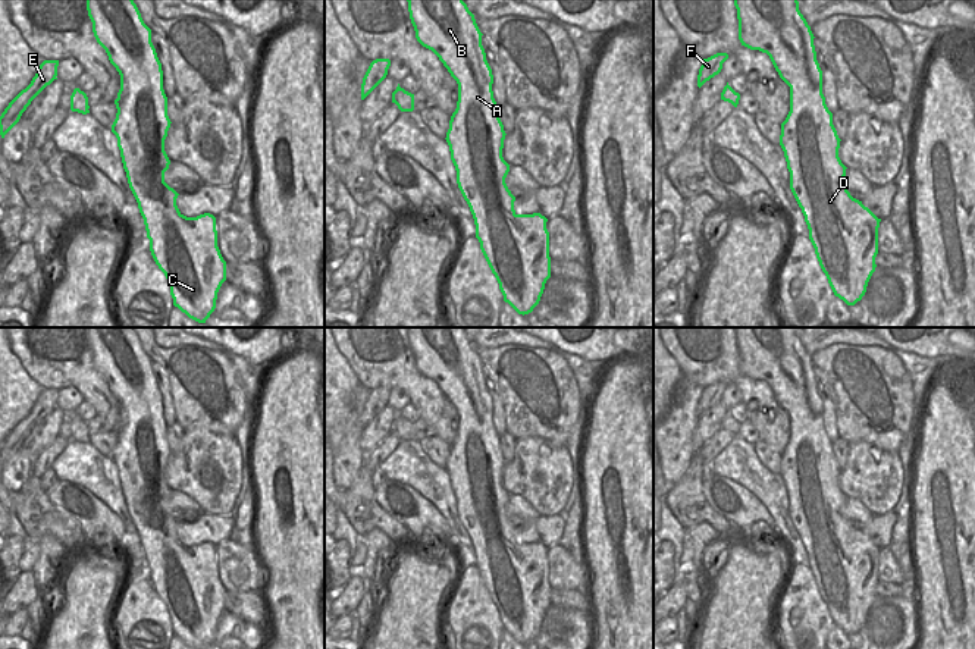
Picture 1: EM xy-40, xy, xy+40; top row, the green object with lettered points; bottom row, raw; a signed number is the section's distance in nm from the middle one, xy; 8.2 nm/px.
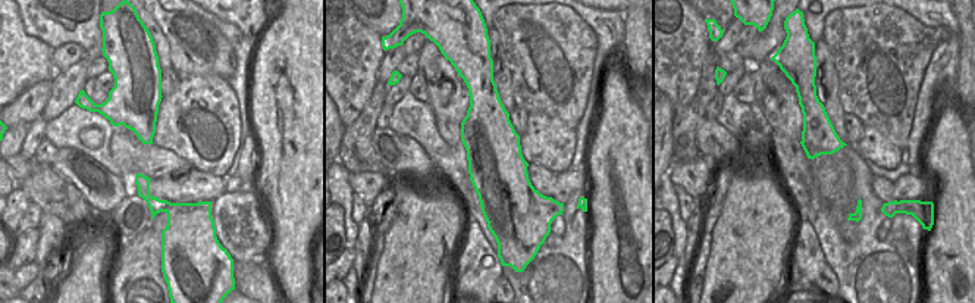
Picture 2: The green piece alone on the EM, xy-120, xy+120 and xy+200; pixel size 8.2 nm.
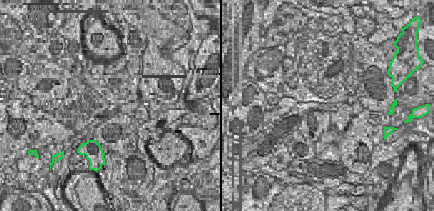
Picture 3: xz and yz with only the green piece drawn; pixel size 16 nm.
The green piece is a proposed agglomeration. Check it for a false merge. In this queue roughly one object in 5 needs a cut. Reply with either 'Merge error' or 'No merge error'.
No merge error.

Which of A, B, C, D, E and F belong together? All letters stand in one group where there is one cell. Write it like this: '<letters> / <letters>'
A B C D E F

